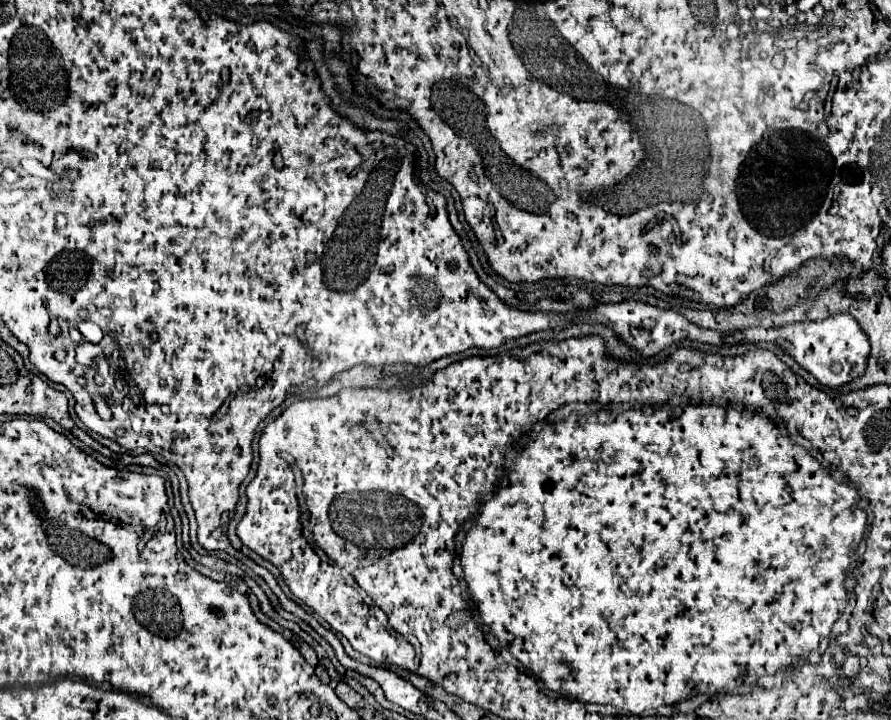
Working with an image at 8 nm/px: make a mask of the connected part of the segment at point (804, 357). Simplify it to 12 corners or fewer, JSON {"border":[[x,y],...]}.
{"border":[[850,315],[774,329],[820,385],[862,377],[870,343]]}

